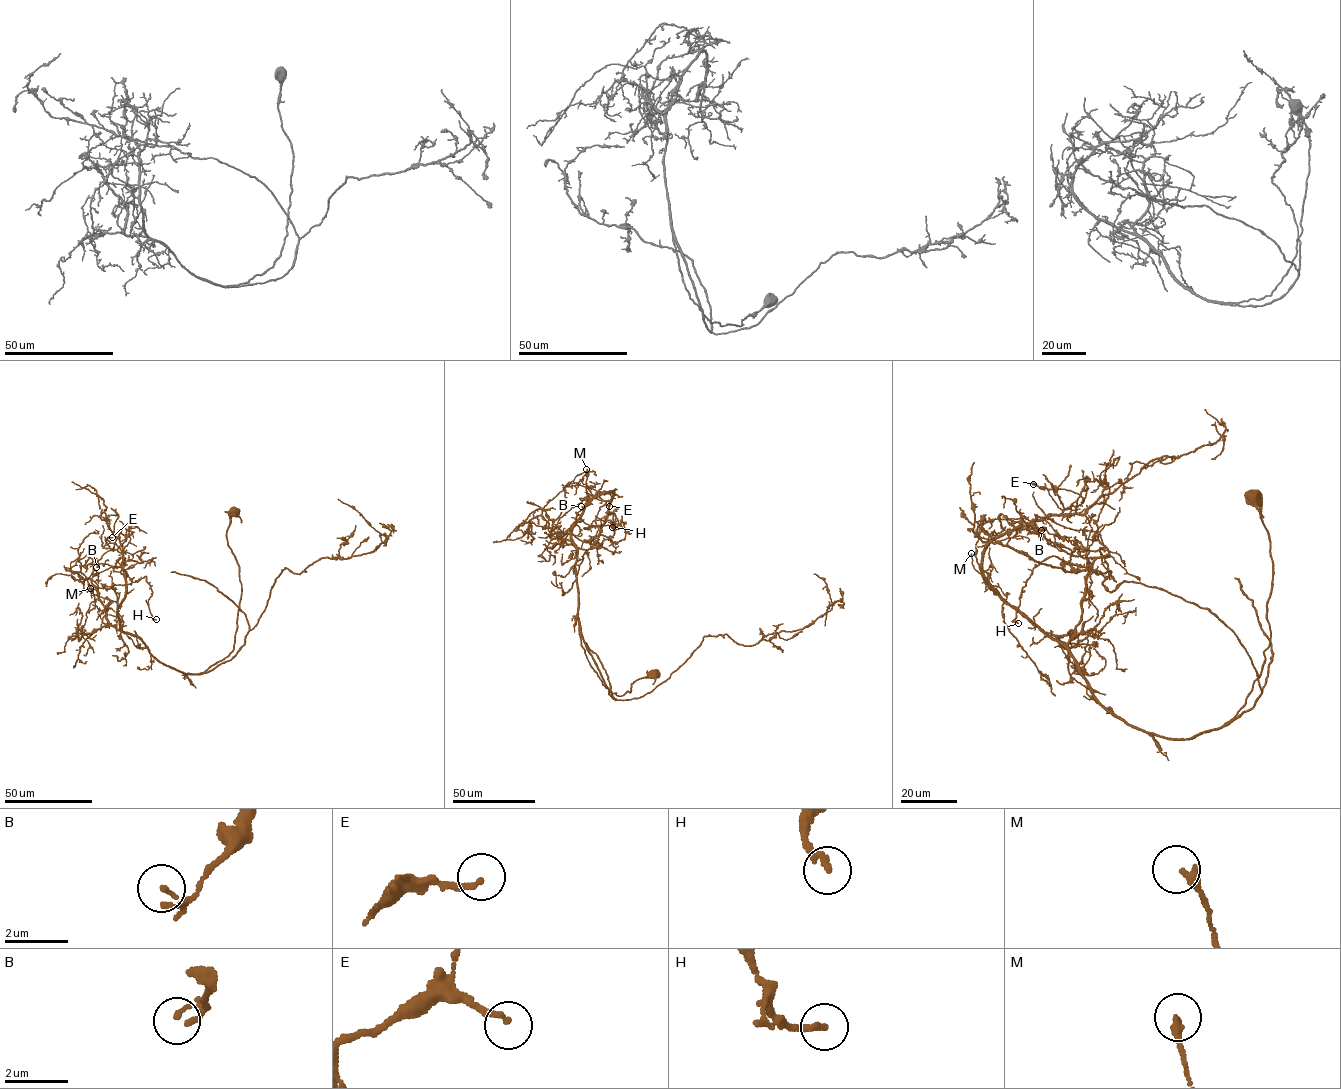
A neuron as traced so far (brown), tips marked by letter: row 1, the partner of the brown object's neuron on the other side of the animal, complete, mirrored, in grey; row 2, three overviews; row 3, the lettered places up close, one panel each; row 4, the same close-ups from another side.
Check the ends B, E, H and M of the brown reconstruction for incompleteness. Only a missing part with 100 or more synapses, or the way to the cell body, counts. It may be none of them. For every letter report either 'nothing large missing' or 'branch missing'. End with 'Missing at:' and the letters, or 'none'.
B: nothing large missing
E: nothing large missing
H: nothing large missing
M: nothing large missing
Missing at: none

